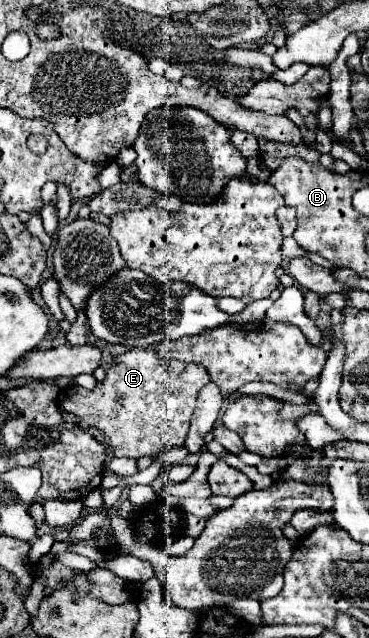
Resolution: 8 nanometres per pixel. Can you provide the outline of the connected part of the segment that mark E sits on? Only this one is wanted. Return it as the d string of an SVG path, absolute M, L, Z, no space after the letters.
M152 347L130 349L116 355L106 367L104 381L92 391L70 385L60 391L60 411L78 417L78 427L96 427L106 437L114 457L152 457L170 447L182 447L188 435L190 417L198 399L198 391L210 381L202 365L182 361L162 361Z

